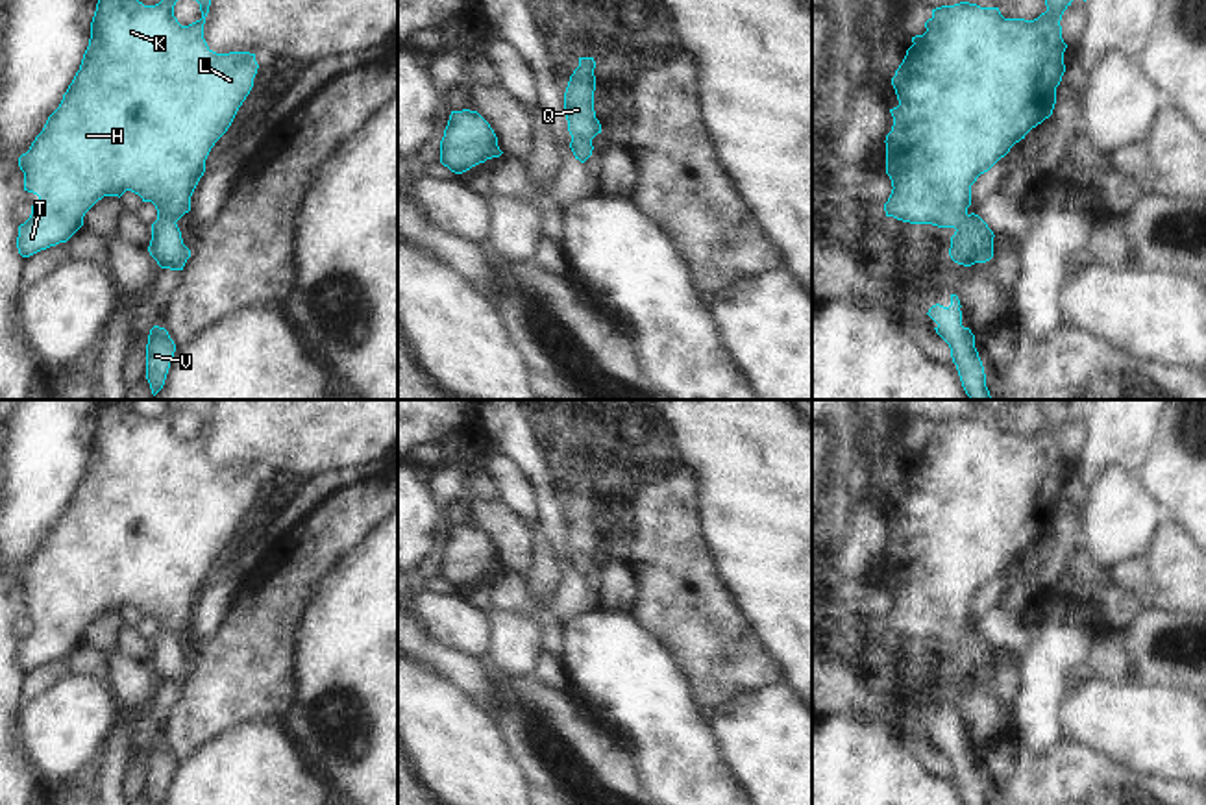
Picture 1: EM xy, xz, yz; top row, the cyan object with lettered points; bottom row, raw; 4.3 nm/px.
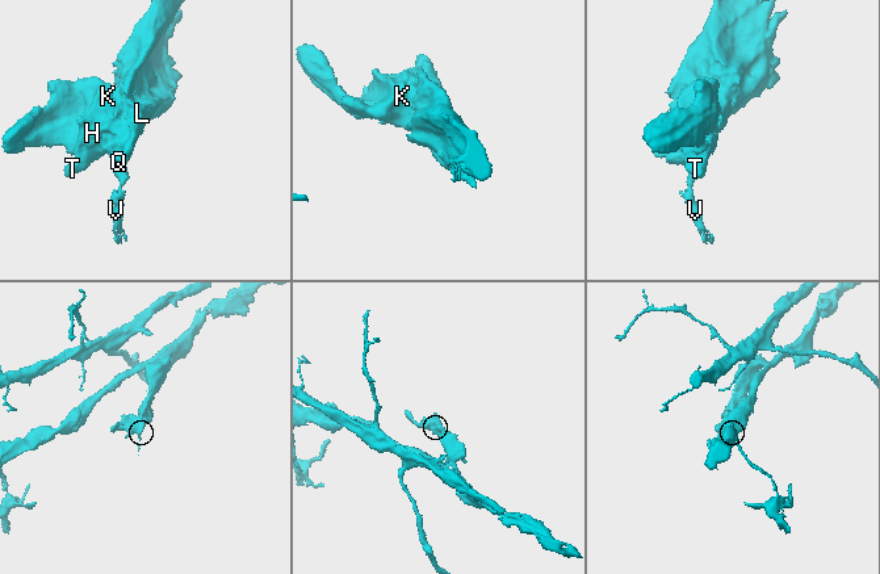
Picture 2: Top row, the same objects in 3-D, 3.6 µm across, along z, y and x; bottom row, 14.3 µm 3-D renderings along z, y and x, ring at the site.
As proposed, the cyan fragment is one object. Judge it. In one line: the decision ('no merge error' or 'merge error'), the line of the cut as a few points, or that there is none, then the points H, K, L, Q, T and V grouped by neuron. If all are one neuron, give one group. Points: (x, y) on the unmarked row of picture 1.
merge error; cut xz (572, 550), (590, 556); groups H K L Q T / V

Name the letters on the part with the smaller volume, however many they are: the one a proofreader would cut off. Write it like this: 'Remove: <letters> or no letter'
Remove: V

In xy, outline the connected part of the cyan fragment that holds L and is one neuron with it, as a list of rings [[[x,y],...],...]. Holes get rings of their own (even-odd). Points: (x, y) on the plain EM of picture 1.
[[[168,400],[155,420],[111,402],[100,409],[80,485],[30,564],[18,572],[24,605],[39,611],[30,633],[18,640],[22,672],[67,657],[104,611],[120,613],[131,605],[155,620],[157,633],[172,637],[191,625],[205,574],[231,540],[259,483],[255,468],[216,468],[207,461],[203,439],[211,409],[213,400]],[[181,413],[200,418],[200,435],[178,437],[174,420]]]

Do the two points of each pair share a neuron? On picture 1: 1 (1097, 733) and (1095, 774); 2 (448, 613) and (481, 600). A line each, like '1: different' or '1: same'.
1: different
2: different

